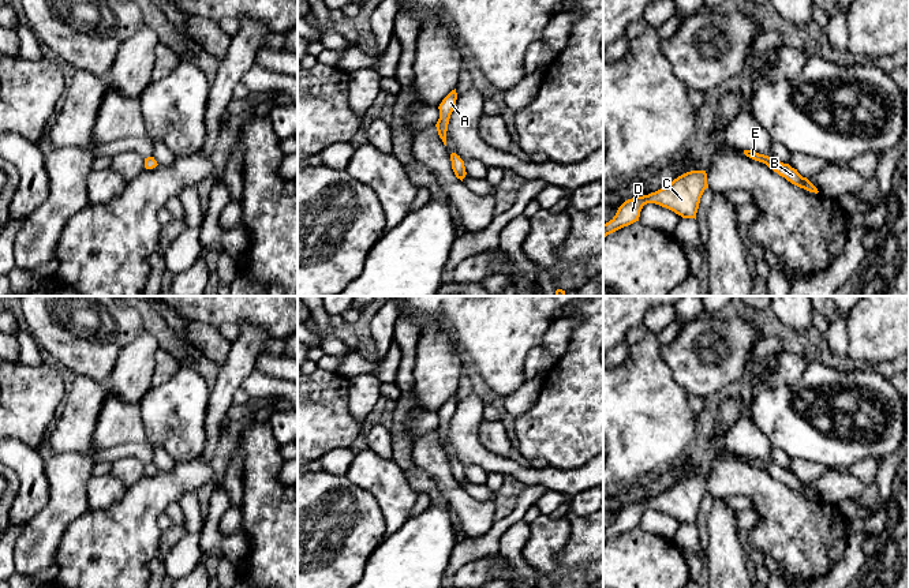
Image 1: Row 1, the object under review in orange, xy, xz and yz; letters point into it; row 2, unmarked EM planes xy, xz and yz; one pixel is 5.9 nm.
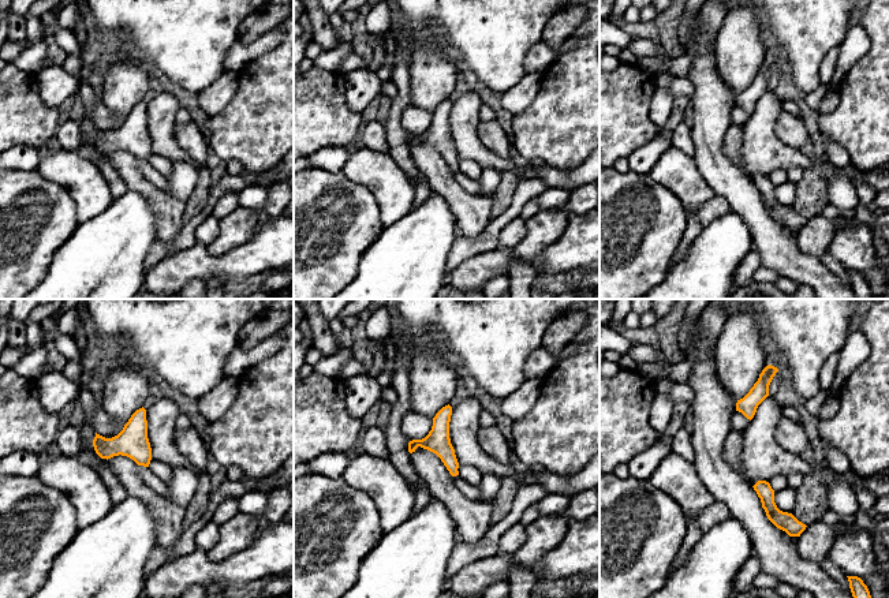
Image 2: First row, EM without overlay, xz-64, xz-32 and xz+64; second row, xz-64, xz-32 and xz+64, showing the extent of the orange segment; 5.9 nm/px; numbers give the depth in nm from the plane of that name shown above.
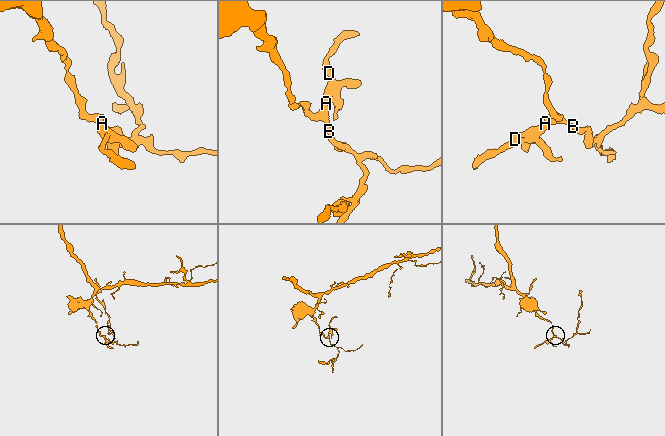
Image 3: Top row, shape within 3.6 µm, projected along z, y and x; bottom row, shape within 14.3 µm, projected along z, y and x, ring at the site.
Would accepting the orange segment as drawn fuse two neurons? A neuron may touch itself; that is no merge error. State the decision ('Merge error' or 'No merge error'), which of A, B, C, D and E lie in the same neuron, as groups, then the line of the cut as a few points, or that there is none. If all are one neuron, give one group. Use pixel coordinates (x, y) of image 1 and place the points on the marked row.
No merge error. Groups: A B C D E. No split

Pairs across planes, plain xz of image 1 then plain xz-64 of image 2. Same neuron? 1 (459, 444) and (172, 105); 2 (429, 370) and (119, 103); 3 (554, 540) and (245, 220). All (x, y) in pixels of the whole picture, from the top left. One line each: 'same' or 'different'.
1: same
2: same
3: same

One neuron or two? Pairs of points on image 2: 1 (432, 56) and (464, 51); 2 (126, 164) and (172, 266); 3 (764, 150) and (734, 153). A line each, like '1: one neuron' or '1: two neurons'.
1: two neurons
2: two neurons
3: two neurons

